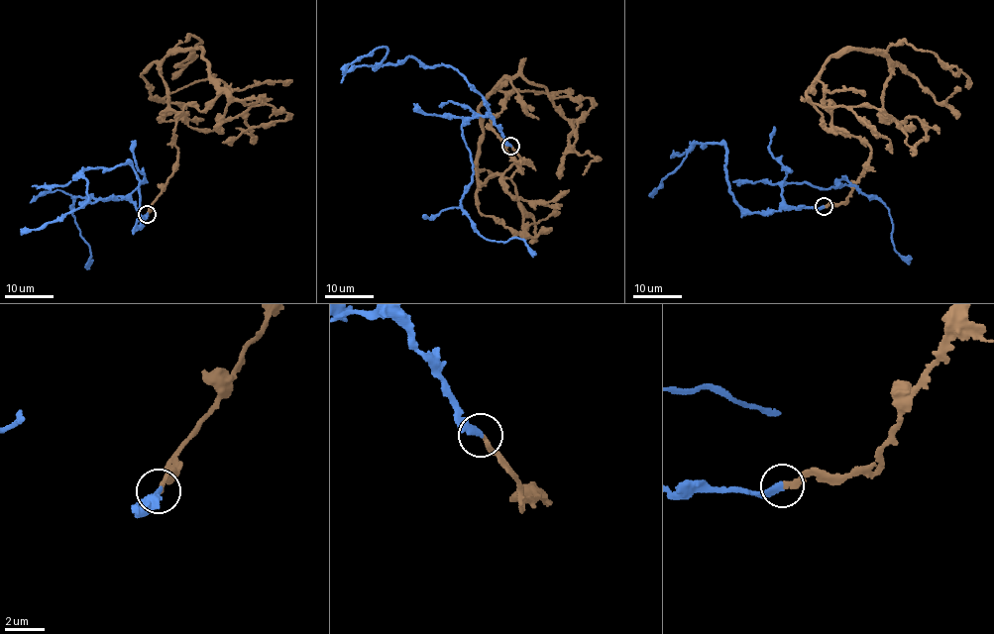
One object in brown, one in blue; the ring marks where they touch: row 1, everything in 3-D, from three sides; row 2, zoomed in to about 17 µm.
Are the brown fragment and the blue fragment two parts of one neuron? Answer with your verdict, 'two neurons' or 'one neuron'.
one neuron

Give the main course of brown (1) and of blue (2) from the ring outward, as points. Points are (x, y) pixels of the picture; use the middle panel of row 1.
1: (511, 146), (527, 163), (488, 128), (506, 92), (494, 91), (479, 109), (479, 211), (521, 233), (558, 211)
2: (510, 146), (488, 105), (456, 69), (405, 56), (395, 64), (380, 65), (387, 52), (385, 47), (343, 70)

